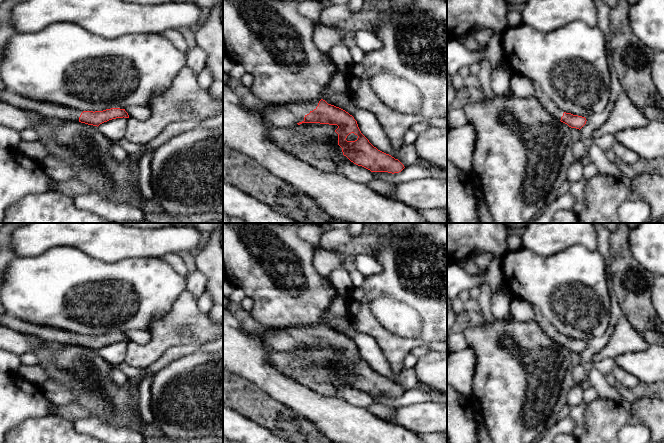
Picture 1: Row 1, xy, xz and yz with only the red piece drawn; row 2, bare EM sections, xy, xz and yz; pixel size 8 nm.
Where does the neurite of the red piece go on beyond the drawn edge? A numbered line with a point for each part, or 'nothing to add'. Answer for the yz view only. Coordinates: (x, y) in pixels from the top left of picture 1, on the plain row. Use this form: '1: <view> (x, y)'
1: yz (539, 317)

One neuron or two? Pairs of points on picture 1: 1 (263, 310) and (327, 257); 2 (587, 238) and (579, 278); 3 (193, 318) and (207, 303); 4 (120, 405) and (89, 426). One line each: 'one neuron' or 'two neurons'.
1: two neurons
2: two neurons
3: two neurons
4: two neurons

